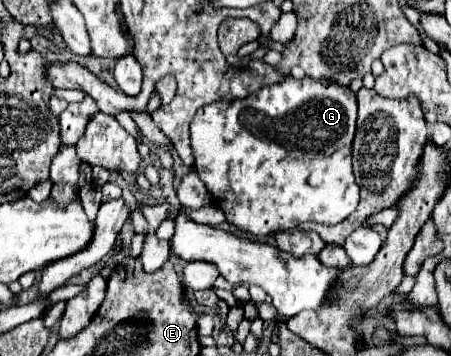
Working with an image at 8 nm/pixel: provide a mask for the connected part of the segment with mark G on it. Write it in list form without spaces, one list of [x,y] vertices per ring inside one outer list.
[[[289,75],[281,83],[275,83],[271,87],[261,87],[259,91],[255,91],[255,95],[247,95],[247,99],[215,101],[211,105],[201,107],[191,121],[191,147],[193,147],[193,157],[195,157],[195,167],[197,167],[199,179],[205,183],[207,191],[213,197],[213,203],[225,213],[227,223],[233,225],[237,233],[261,239],[261,237],[275,235],[279,231],[295,229],[299,223],[305,223],[305,221],[335,225],[335,223],[347,219],[359,203],[359,185],[355,183],[355,175],[353,175],[353,167],[351,167],[351,143],[355,137],[355,119],[357,119],[357,99],[349,87],[341,87],[341,85],[329,83],[329,81],[315,81],[309,77],[295,79]]]

